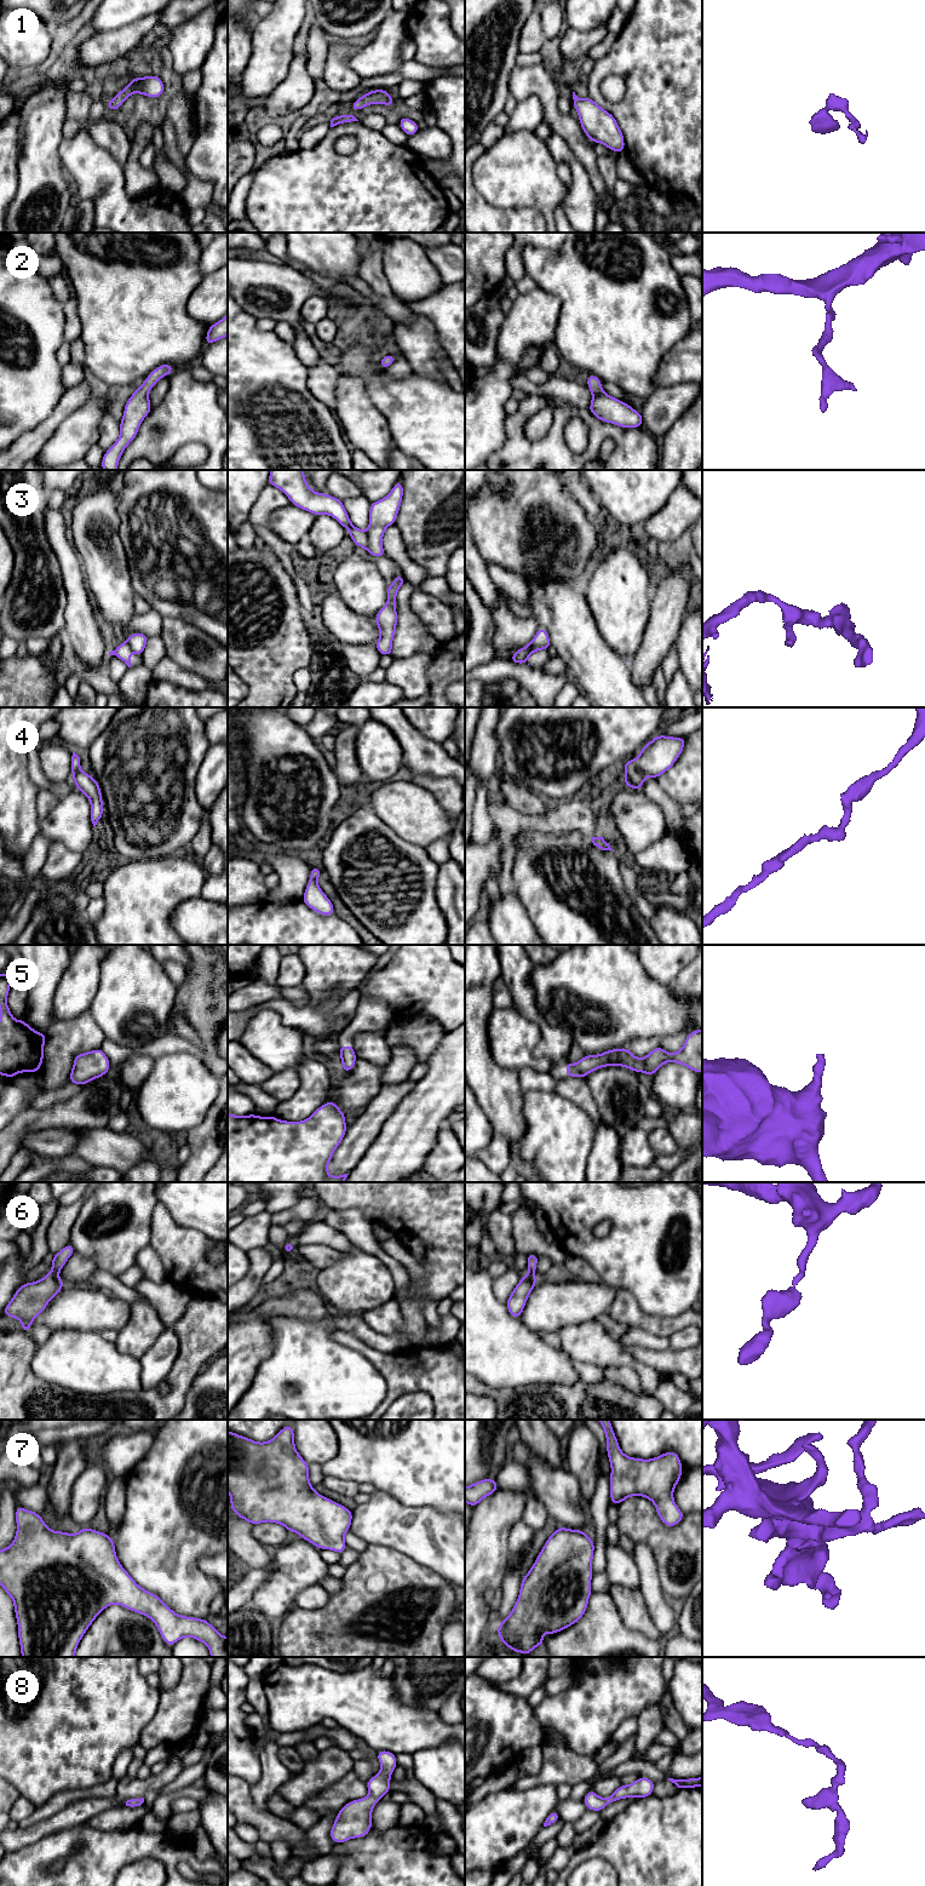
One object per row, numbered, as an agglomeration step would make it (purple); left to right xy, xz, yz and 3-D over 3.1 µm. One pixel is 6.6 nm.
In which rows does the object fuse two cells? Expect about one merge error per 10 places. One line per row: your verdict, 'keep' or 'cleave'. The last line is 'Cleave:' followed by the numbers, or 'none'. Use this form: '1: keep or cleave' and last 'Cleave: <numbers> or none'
1: keep
2: keep
3: cleave
4: keep
5: keep
6: keep
7: keep
8: keep
Cleave: 3

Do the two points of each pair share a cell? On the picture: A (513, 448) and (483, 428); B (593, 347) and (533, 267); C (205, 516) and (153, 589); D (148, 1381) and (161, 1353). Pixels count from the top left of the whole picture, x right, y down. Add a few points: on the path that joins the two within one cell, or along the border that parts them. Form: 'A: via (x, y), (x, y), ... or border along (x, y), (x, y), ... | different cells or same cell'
A: border along (507, 416), (505, 419), (504, 443), (488, 457) | different cells
B: via (593, 325), (593, 320), (555, 281) | same cell
C: via (194, 534), (191, 538), (191, 550), (171, 571) | same cell
D: via (153, 1374), (158, 1360) | same cell

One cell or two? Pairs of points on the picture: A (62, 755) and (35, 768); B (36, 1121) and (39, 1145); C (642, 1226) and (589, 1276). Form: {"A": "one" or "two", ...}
{"A": "two", "B": "two", "C": "two"}

